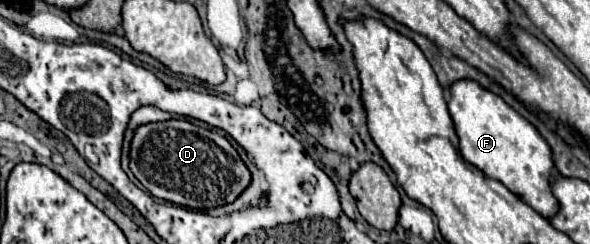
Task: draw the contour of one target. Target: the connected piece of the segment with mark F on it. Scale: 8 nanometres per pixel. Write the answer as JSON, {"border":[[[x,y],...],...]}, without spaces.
{"border":[[[467,79],[453,83],[449,113],[459,135],[459,151],[471,165],[487,177],[501,181],[545,219],[551,219],[559,211],[559,201],[551,191],[551,171],[555,167],[551,147],[525,117],[511,109],[499,95]]]}

